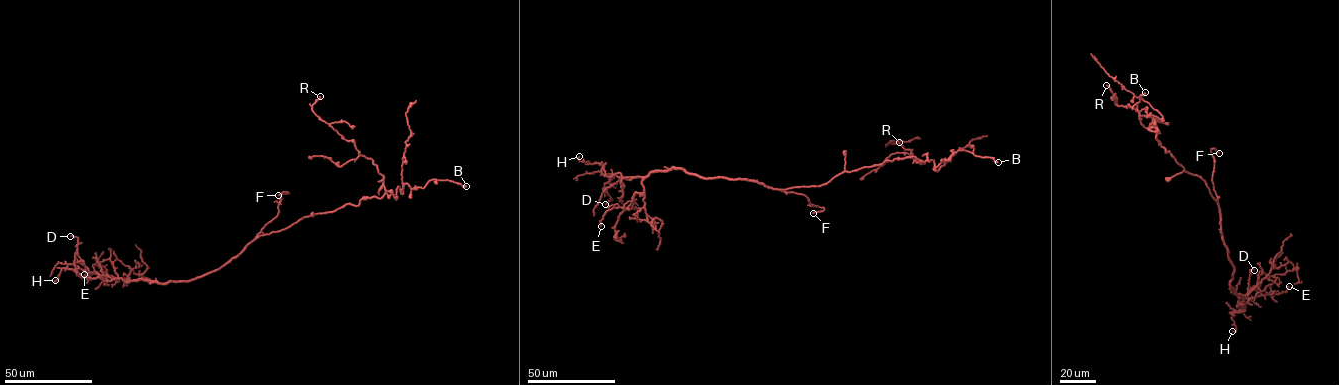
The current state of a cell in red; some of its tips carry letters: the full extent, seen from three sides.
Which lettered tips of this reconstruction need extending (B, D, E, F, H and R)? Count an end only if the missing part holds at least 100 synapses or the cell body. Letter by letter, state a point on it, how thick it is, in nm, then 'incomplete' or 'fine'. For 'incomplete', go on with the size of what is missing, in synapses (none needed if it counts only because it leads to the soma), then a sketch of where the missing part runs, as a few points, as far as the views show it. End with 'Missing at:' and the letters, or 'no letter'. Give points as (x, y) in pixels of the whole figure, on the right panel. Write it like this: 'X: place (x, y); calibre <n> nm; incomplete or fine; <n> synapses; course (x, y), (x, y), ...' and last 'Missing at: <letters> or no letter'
B: place (1145, 92); calibre 260 nm; fine
D: place (1254, 270); calibre 140 nm; fine
E: place (1289, 286); calibre 160 nm; fine
F: place (1219, 153); calibre 240 nm; incomplete; course (1219, 153), (1235, 162)
H: place (1232, 331); calibre 150 nm; fine
R: place (1106, 85); calibre 200 nm; fine
Missing at: F

